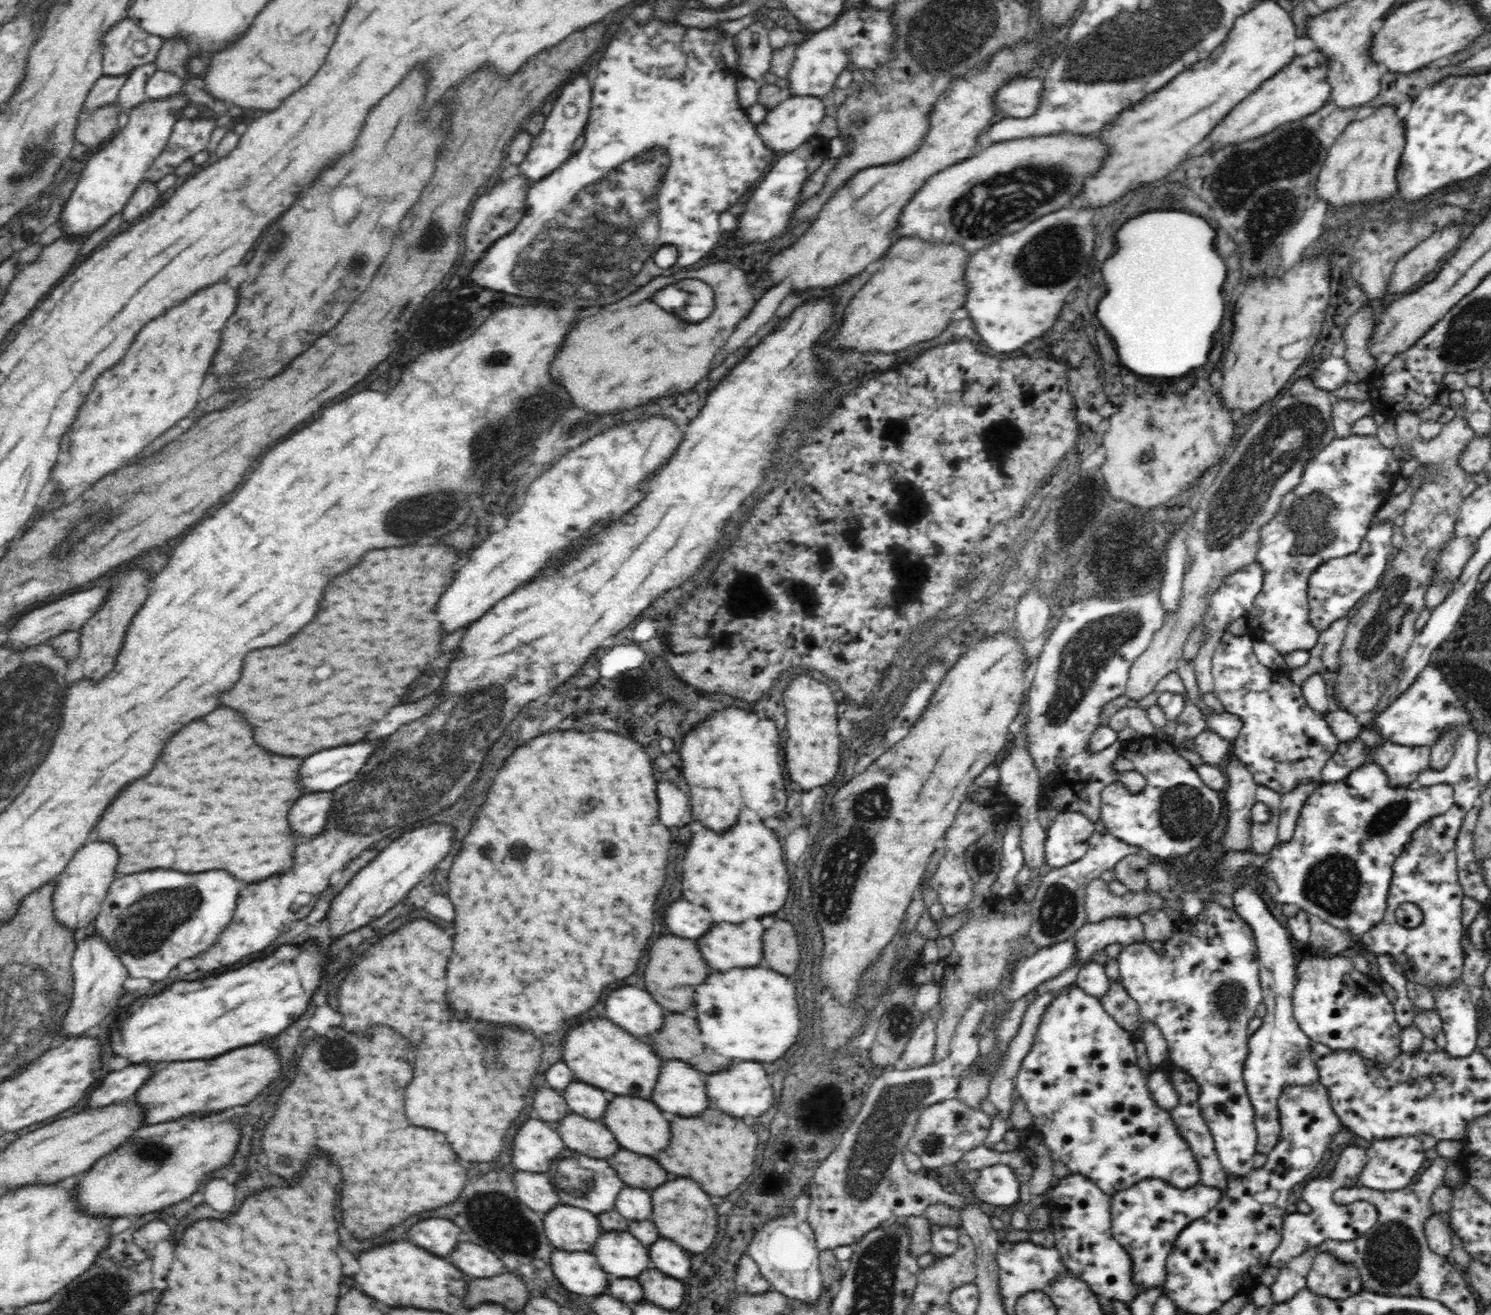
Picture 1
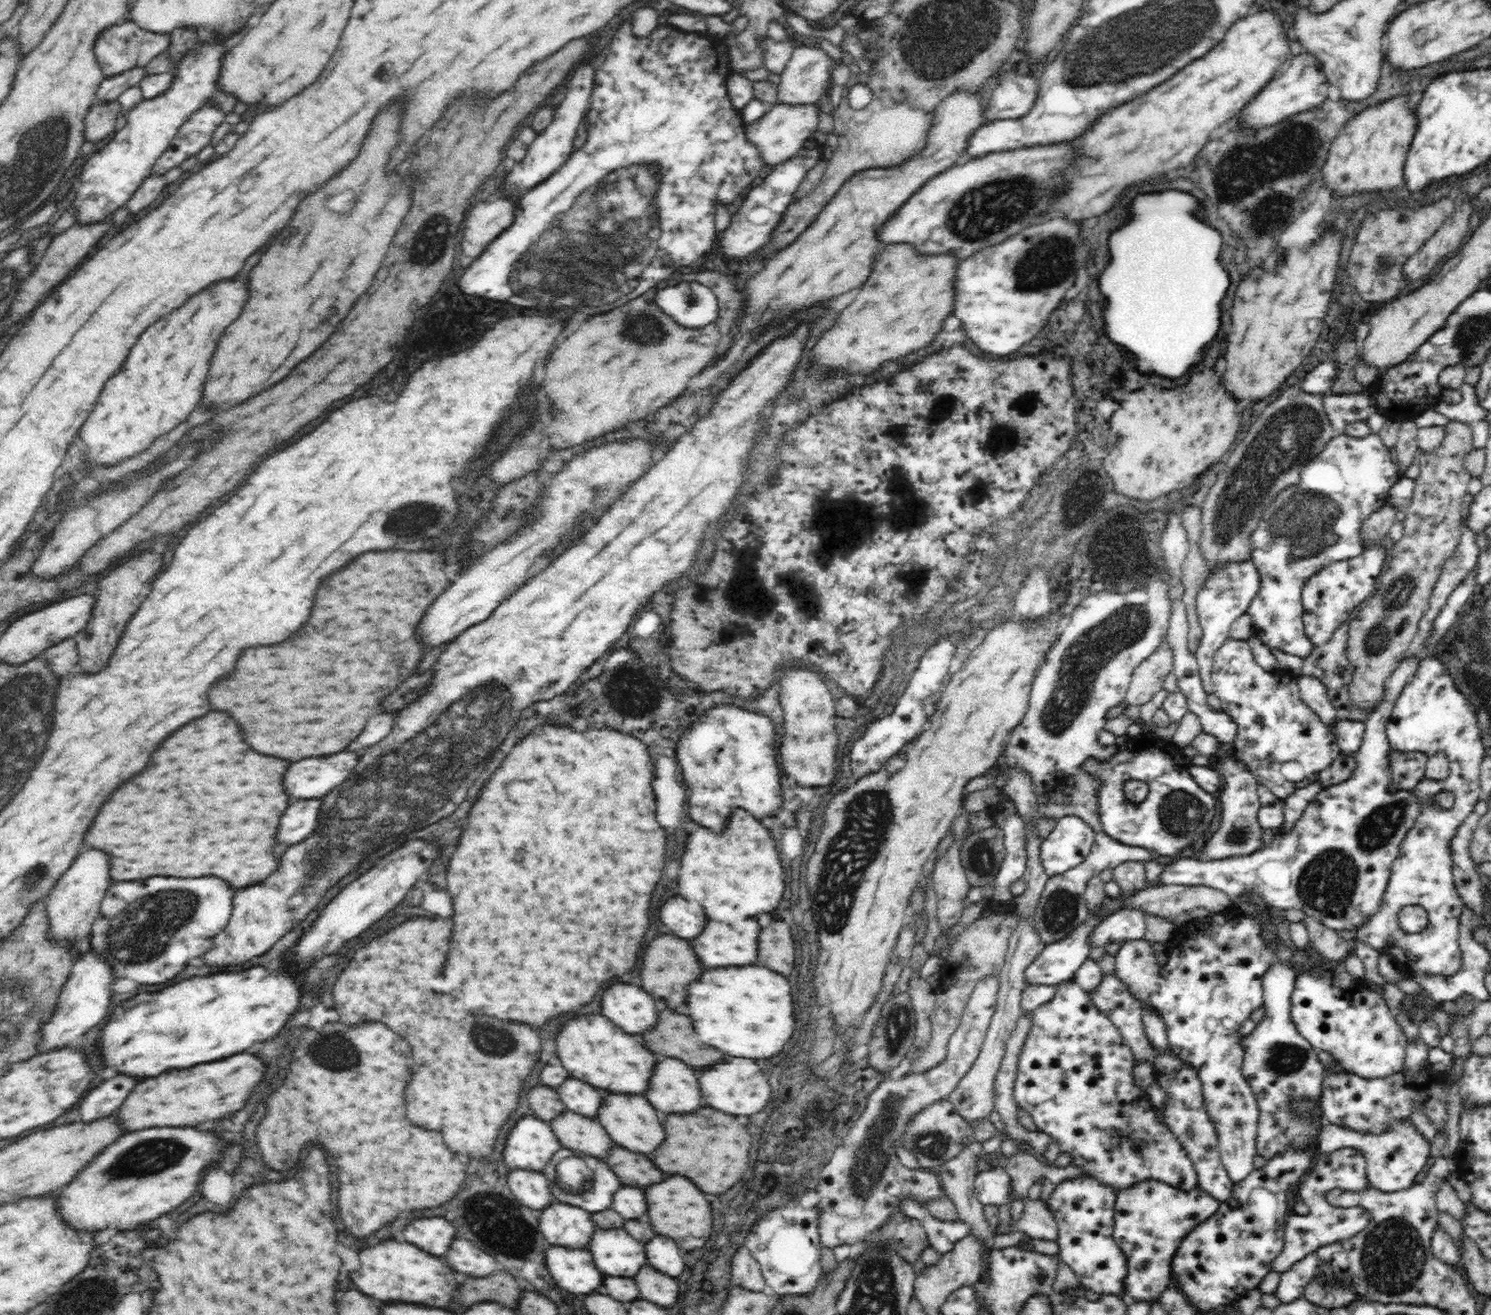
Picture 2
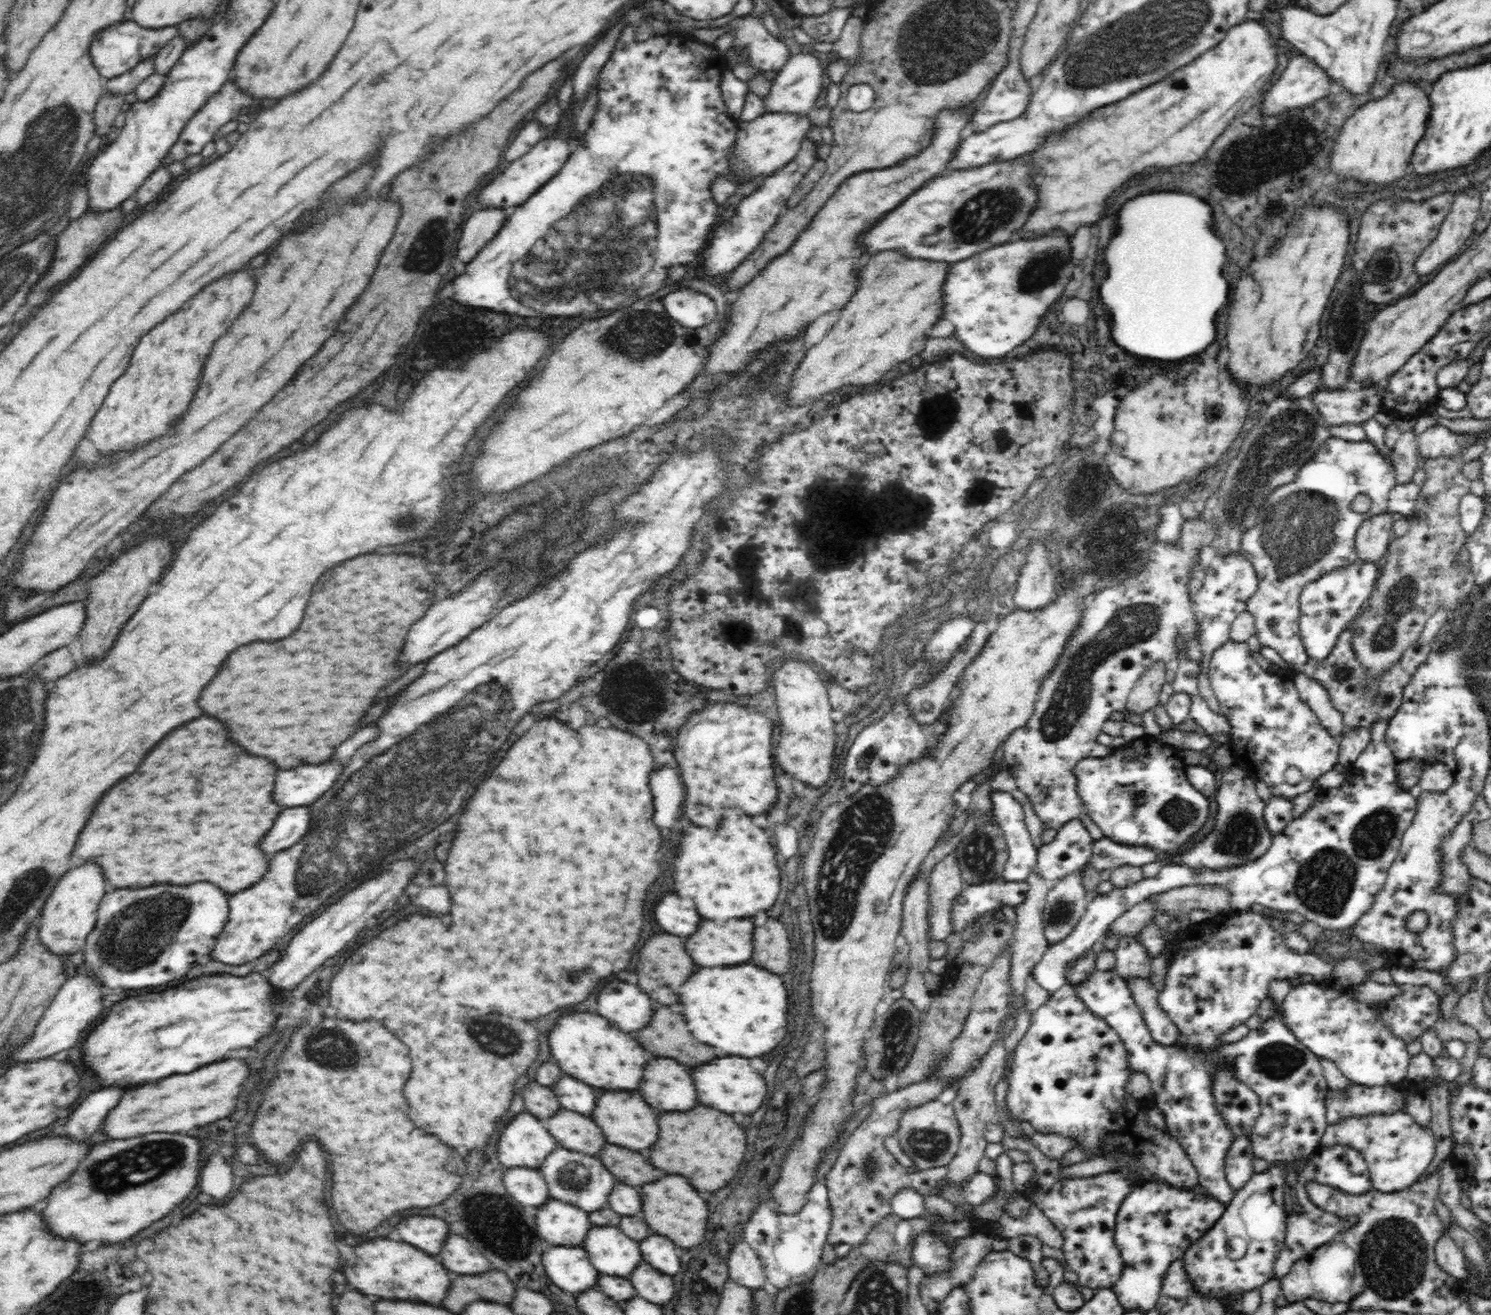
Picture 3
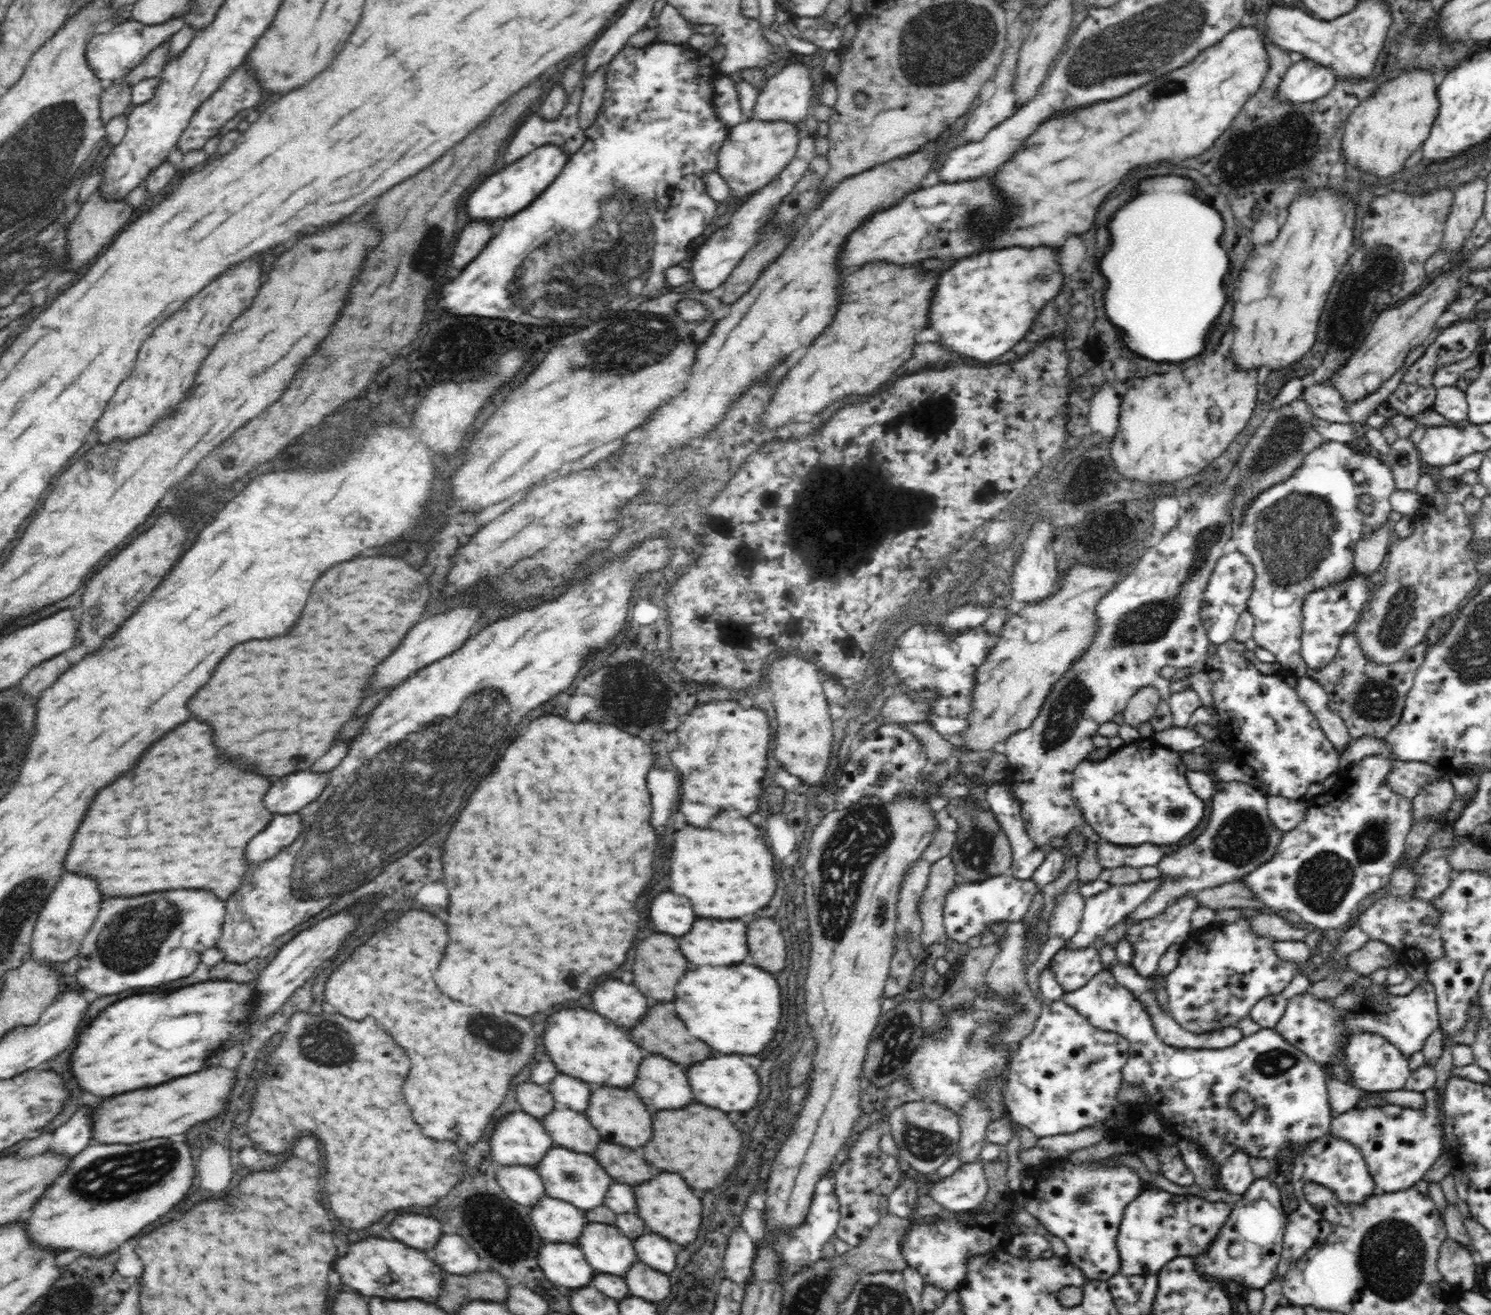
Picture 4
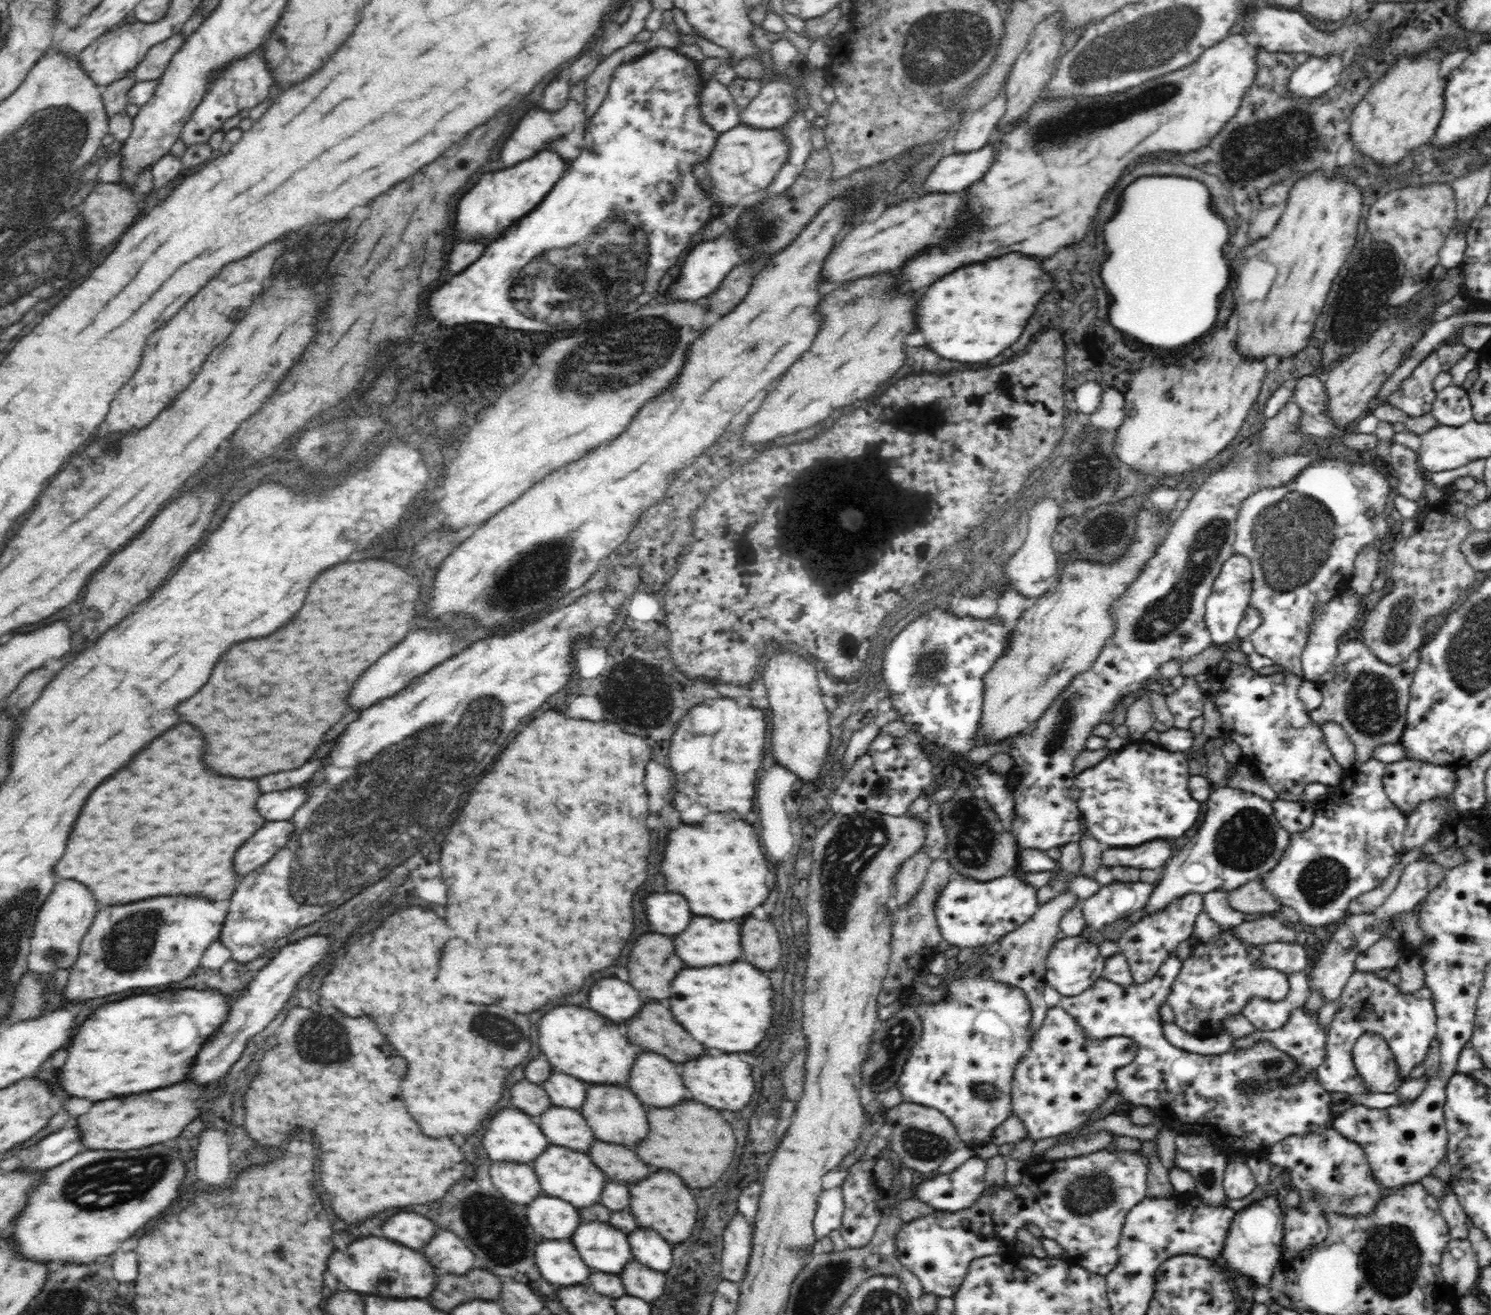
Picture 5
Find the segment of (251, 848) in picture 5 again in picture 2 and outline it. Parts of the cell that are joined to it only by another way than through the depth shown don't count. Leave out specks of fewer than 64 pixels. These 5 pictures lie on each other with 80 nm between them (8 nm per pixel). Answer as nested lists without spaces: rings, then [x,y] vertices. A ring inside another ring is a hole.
[[[321,799],[300,800],[286,808],[282,816],[282,826],[278,828],[278,838],[282,838],[284,846],[299,844],[312,836],[318,826]]]

